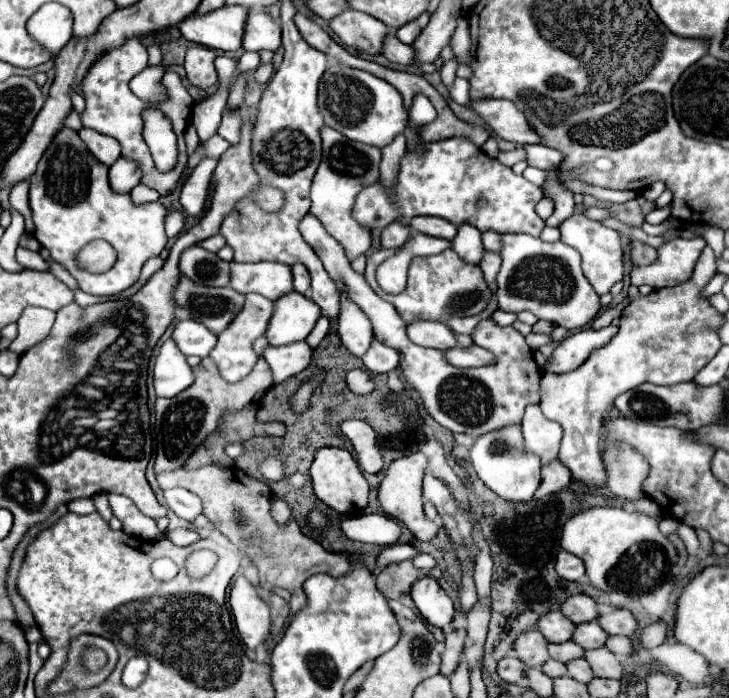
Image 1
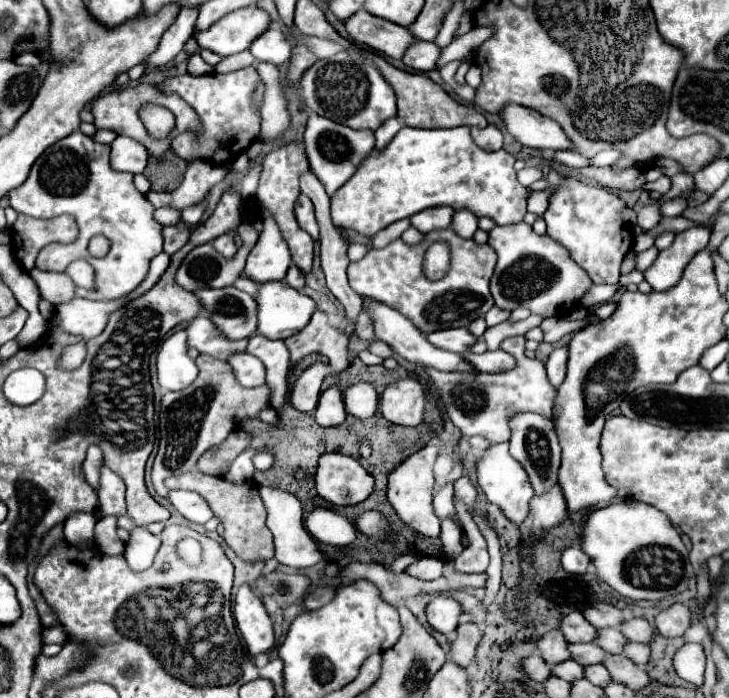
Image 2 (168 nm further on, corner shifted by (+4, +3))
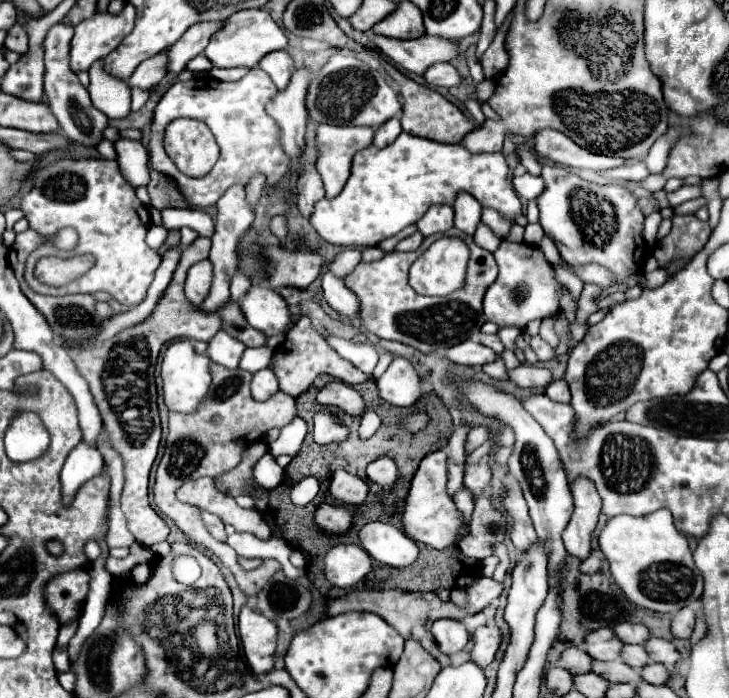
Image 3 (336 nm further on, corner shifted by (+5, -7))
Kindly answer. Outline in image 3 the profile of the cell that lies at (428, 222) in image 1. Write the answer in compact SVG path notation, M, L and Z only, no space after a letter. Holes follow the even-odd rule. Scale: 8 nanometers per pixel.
M434 205L430 207L430 211L426 211L426 215L416 223L418 231L428 237L432 233L444 233L452 227L452 217L454 217L454 211L452 207L448 205Z

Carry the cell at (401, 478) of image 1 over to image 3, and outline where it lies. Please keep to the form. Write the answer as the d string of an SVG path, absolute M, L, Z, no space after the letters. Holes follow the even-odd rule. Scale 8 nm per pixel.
M434 451L428 453L422 461L418 471L412 477L404 509L402 509L402 527L404 533L418 541L426 543L434 549L446 549L456 543L458 535L466 535L468 529L462 521L462 515L458 513L454 501L446 493L446 477L448 477L448 465L446 465L446 453L444 451Z

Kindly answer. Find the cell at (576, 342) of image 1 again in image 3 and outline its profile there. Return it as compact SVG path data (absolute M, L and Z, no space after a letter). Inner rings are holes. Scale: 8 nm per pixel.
M564 379L550 383L550 387L546 387L546 395L554 401L562 401L562 403L570 401L570 391L568 391L568 385L566 385Z

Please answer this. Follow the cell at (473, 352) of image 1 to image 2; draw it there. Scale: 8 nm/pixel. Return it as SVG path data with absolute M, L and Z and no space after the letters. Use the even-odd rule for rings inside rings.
M497 349L497 351L485 351L483 355L467 355L467 361L475 365L477 371L483 373L501 373L507 369L515 367L515 357L511 357L509 353Z

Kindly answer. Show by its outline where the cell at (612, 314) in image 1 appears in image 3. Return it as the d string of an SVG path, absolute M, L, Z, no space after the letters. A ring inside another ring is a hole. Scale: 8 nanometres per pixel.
M540 335L532 337L532 349L534 349L534 353L538 355L540 361L548 361L548 359L554 357L554 347L550 343L546 343Z

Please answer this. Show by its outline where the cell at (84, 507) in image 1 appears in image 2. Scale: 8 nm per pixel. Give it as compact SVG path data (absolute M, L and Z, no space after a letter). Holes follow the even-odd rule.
M75 513L65 521L65 537L71 545L87 545L93 541L93 527L97 517L93 513Z

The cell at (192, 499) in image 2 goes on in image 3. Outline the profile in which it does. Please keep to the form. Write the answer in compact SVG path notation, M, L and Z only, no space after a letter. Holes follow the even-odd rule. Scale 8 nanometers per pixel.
M202 511L202 513L200 513L200 519L204 521L206 529L210 531L210 535L212 535L214 539L218 539L218 541L224 541L224 539L226 539L224 523L222 523L216 515L212 515L212 513L208 513L208 511Z

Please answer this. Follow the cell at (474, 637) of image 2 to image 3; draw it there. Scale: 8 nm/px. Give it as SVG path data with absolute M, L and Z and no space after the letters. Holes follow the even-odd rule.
M478 627L472 633L472 647L468 649L468 659L472 663L478 663L480 669L484 669L488 663L492 663L498 645L500 645L500 629Z

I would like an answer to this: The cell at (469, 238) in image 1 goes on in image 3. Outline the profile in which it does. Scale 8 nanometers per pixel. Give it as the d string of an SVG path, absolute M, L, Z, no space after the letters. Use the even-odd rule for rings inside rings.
M468 193L458 195L458 199L454 201L454 227L466 235L474 235L480 223L480 213L482 207L472 195Z

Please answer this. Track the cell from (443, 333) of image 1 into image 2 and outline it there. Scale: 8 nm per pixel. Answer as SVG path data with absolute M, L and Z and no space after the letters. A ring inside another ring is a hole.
M443 329L443 331L429 333L427 339L439 349L447 349L461 355L467 353L477 343L477 337L469 329Z

